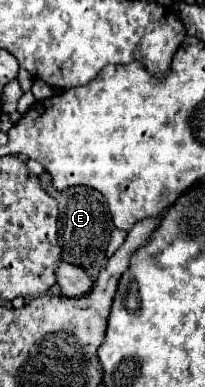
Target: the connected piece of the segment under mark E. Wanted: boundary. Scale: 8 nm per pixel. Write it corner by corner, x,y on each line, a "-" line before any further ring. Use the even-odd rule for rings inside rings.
44,171
40,175
42,187
46,191
50,191
50,195
58,201
60,205
60,219
58,219
58,243
62,247
62,259
74,265
80,265
84,269
88,269
92,275
96,275
104,263
106,263
106,253
104,253
104,245
108,243
110,231
112,231
112,223
110,223
110,215
108,215
108,205
104,201
104,197
88,187
72,187
66,191
58,191
52,185
50,175

